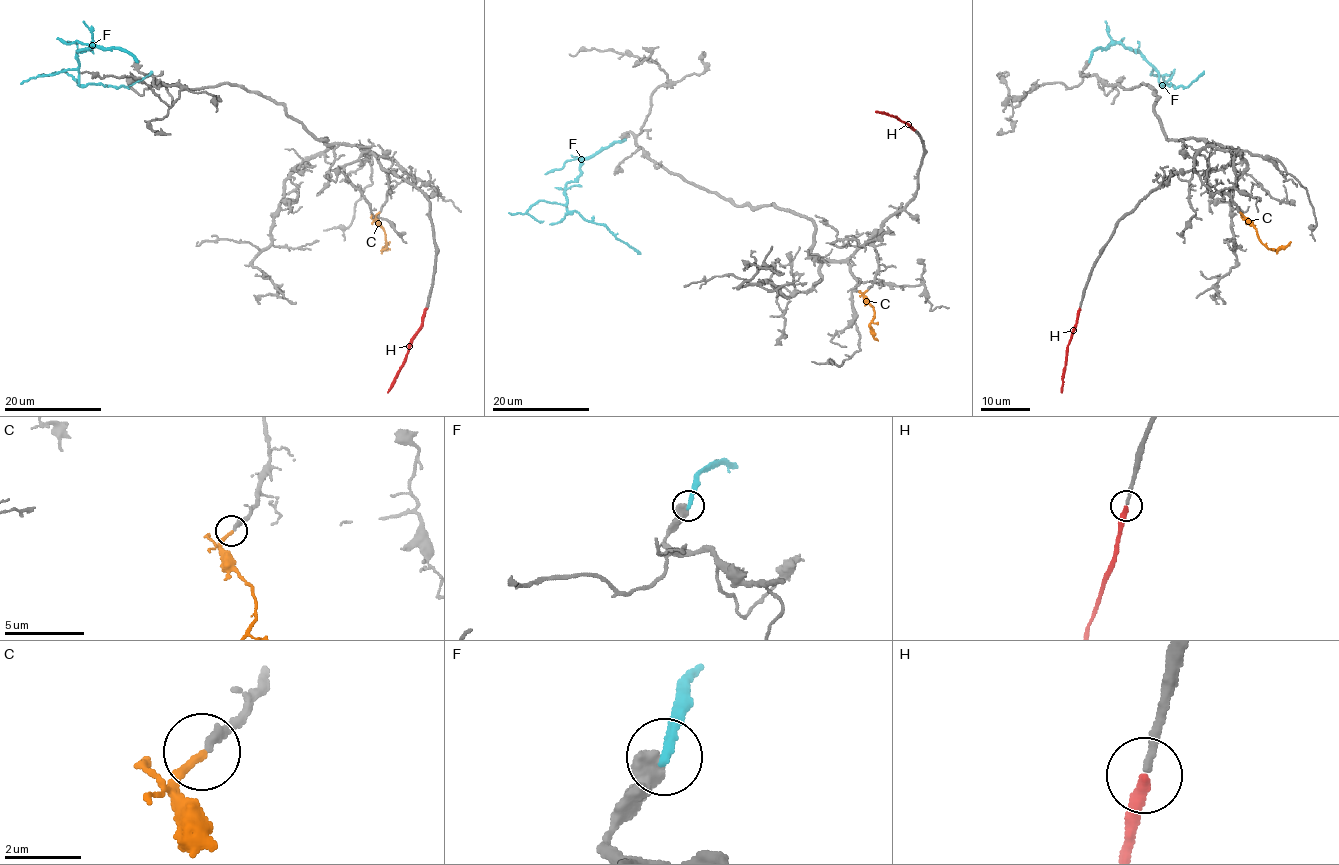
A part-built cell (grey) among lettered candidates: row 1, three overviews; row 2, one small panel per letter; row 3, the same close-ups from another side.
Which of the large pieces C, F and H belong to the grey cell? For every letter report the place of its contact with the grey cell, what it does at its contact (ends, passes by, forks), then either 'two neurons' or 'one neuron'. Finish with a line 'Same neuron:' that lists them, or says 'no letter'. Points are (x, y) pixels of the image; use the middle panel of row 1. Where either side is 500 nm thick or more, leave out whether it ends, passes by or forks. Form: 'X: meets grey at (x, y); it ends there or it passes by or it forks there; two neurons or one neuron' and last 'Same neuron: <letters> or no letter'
C: meets grey at (867, 290); it ends there; one neuron
F: meets grey at (624, 139); two neurons
H: meets grey at (914, 129); it ends there; one neuron
Same neuron: C, H

